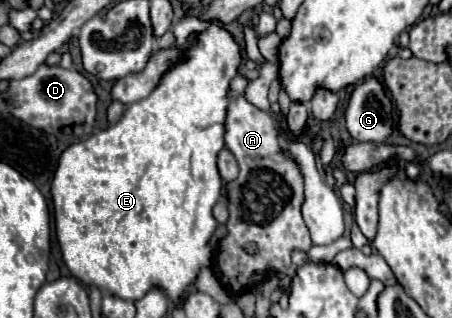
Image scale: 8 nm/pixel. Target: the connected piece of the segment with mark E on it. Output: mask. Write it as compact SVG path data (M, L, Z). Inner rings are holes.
M186 16L172 32L180 56L164 72L158 86L148 98L130 104L112 128L68 146L58 160L51 184L56 236L66 266L80 282L104 288L124 300L138 300L152 286L160 286L178 302L194 284L198 270L212 266L208 240L218 226L212 208L222 194L216 160L224 148L230 80L238 74L242 54L234 36L216 20Z

